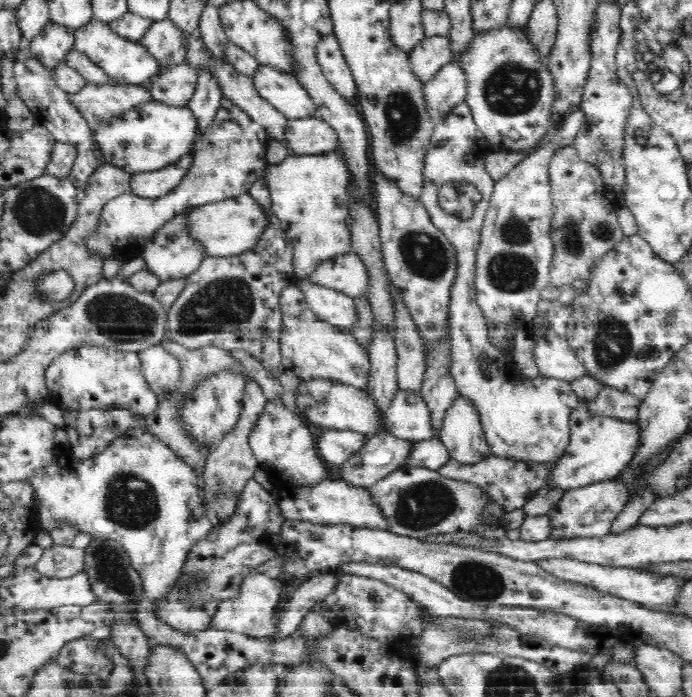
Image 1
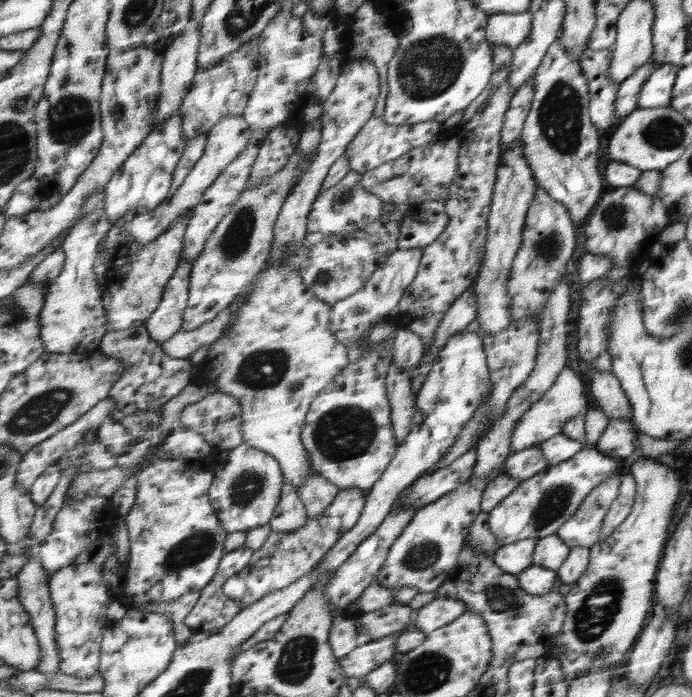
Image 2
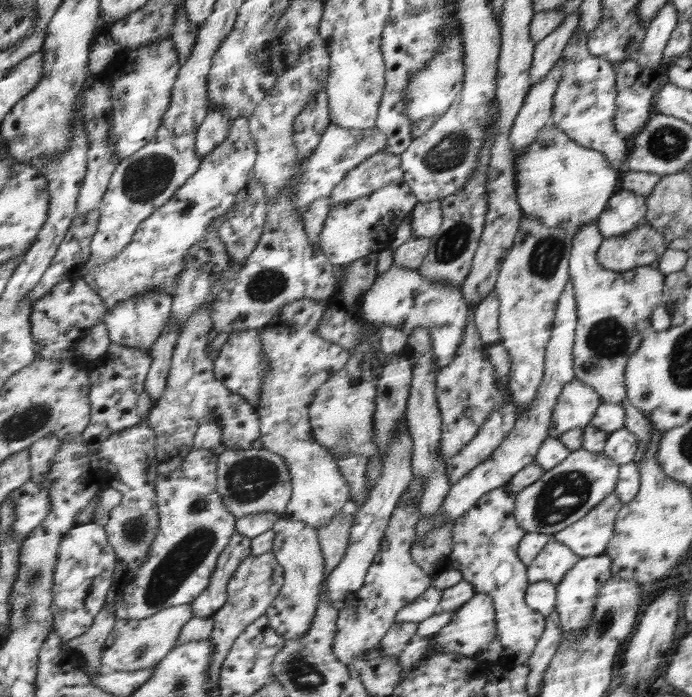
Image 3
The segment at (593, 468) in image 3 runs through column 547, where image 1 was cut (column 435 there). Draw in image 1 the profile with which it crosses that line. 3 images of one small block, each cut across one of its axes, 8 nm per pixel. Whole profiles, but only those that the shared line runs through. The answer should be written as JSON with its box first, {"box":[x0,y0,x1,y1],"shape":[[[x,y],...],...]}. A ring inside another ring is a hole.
{"box":[367,466,506,539],"shape":[[[402,466],[373,484],[367,491],[372,496],[375,506],[384,516],[389,532],[410,538],[424,539],[428,535],[453,533],[457,530],[475,531],[477,526],[483,522],[484,510],[490,511],[495,520],[502,520],[506,514],[501,506],[498,506],[490,496],[483,492],[482,486],[464,480],[454,480],[440,474],[437,470],[420,466],[410,466],[410,468]]]}

